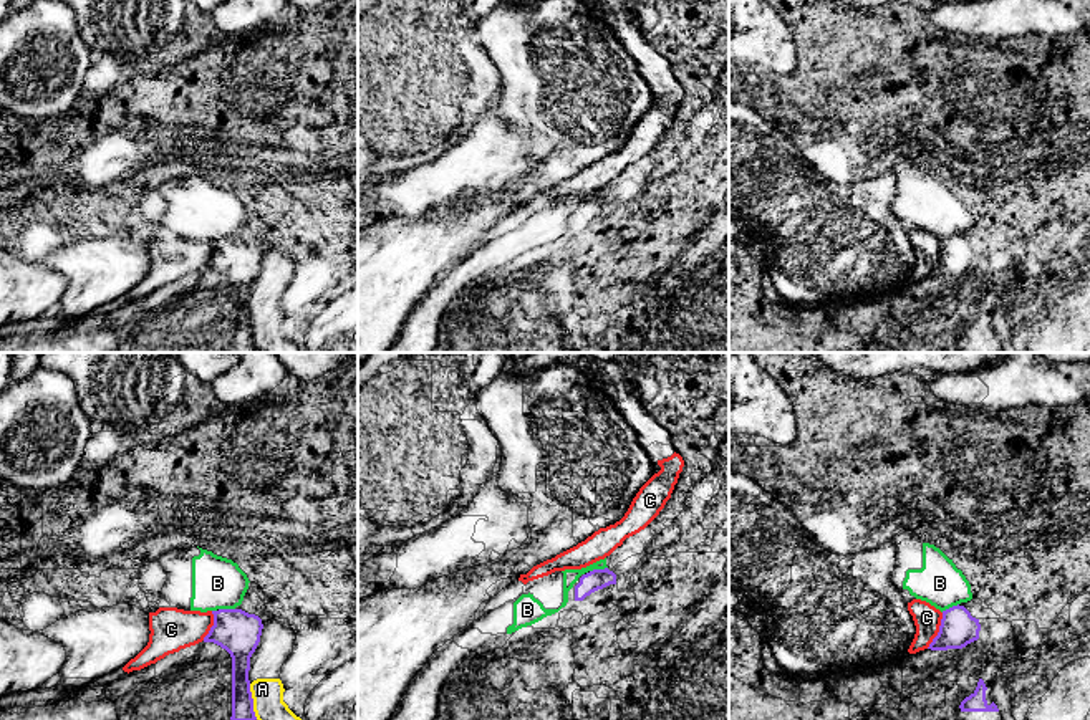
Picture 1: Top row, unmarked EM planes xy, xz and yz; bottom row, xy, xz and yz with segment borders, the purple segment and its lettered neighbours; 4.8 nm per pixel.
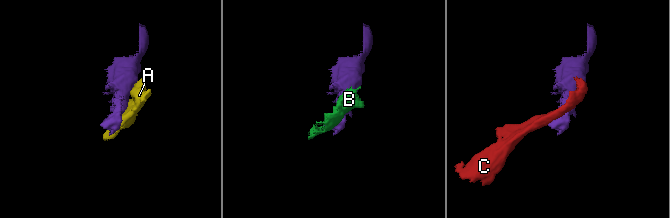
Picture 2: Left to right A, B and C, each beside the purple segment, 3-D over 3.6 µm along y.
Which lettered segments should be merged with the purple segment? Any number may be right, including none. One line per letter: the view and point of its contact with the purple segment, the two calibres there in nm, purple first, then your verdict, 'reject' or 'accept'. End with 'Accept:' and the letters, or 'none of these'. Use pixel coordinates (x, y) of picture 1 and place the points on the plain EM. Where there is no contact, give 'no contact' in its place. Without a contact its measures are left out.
A: xy (252, 331) | 110/180 nm | reject
B: xz (598, 199) | 100/80 nm | reject
C: yz (940, 260) | 180/130 nm | reject
Accept: none of these

